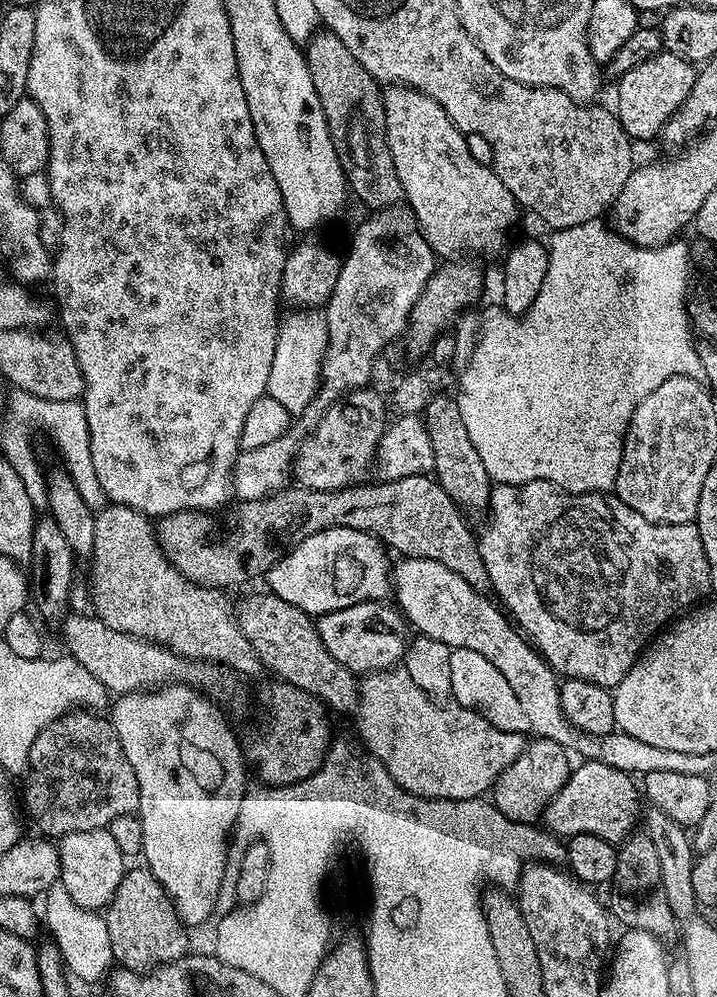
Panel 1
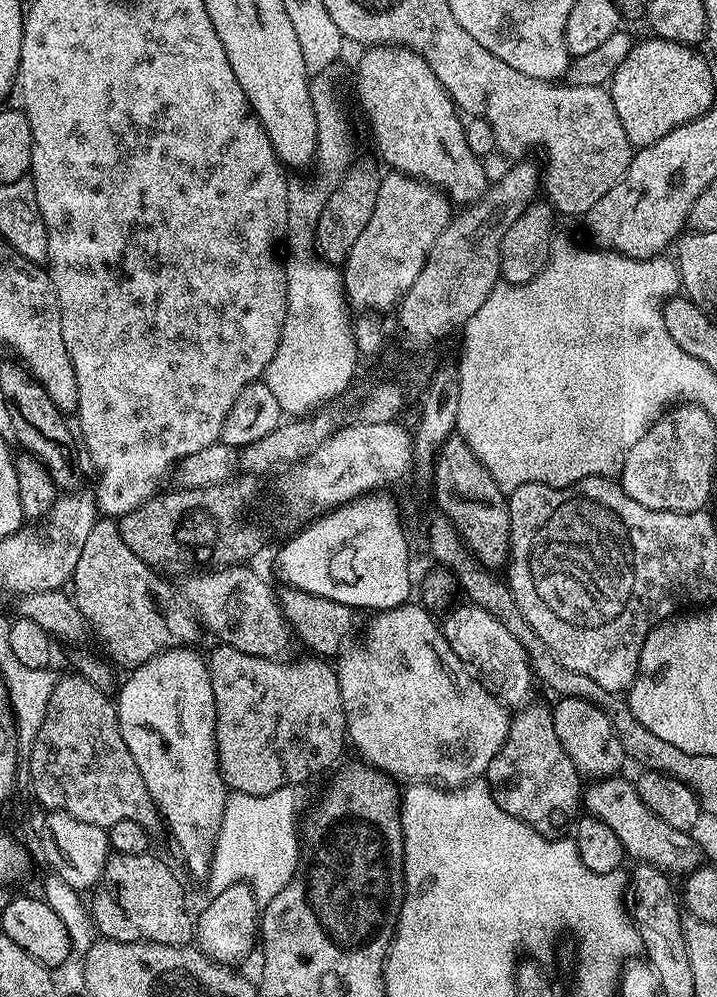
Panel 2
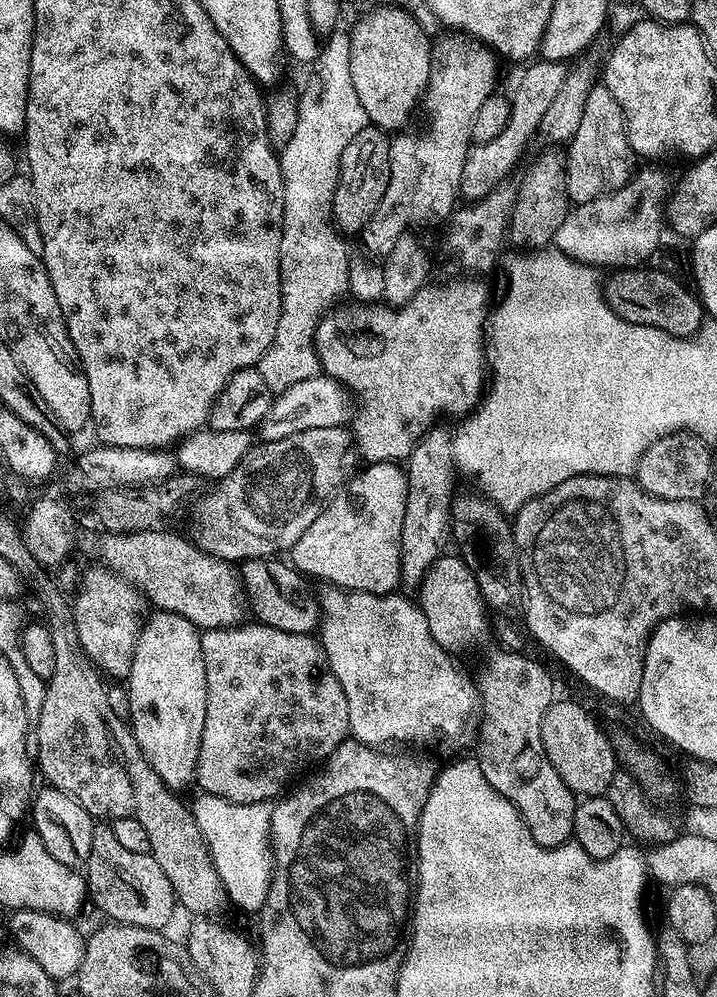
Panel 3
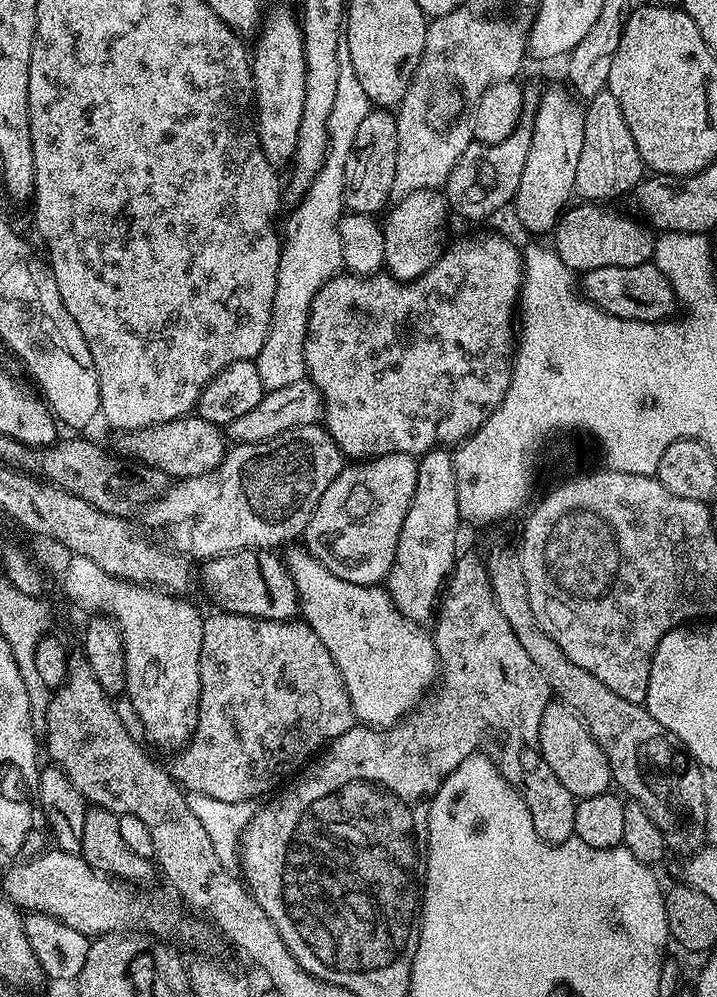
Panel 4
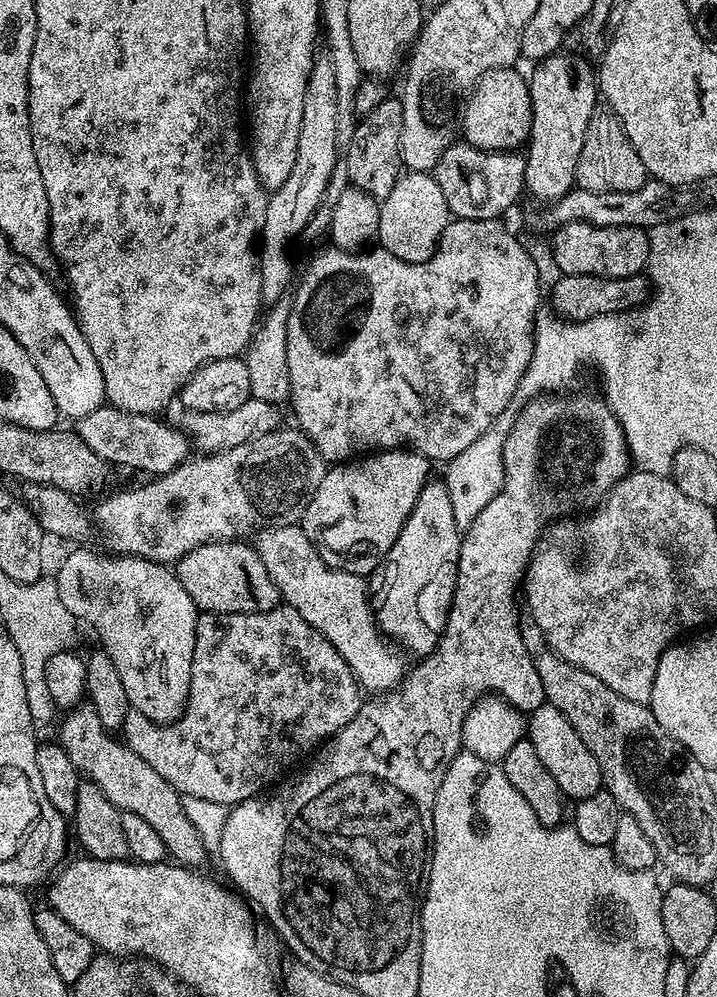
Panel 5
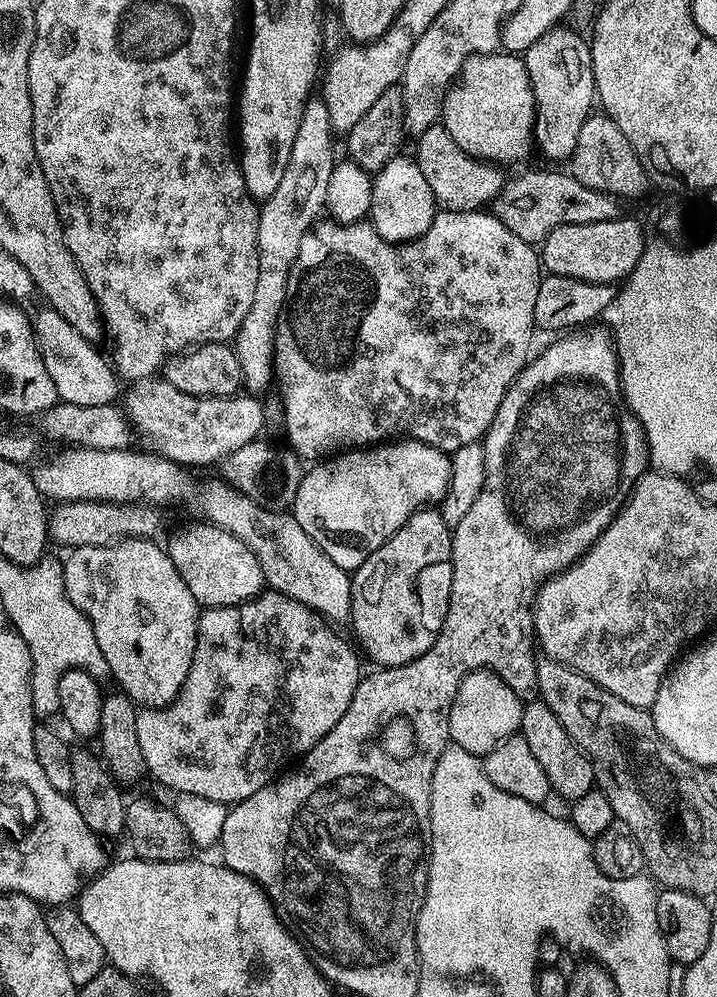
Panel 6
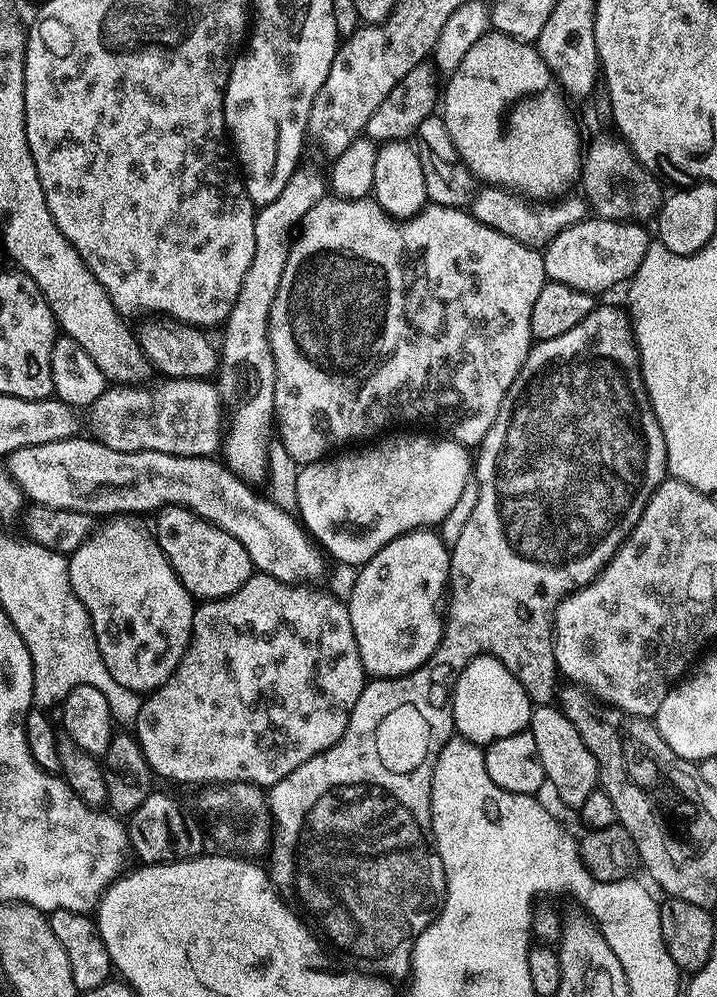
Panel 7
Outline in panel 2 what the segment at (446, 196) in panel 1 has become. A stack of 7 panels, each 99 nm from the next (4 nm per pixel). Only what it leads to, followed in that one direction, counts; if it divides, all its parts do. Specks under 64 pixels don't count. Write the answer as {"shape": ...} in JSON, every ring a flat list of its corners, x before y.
{"shape":[[376,46,369,52,356,68,356,90,387,167,443,190,453,205,481,200,490,187,485,161,466,146,465,121,428,63,410,48]]}

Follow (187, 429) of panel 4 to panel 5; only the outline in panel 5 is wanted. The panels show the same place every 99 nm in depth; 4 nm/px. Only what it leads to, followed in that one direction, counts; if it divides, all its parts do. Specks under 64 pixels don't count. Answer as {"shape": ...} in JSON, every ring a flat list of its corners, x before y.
{"shape":[[111,406,94,410,75,421,74,430,102,458,105,464,125,464,140,472,149,472,149,477,159,478,173,472,178,465,189,459,190,441,179,428,171,423,159,424,155,415,143,416,133,412,123,412]]}

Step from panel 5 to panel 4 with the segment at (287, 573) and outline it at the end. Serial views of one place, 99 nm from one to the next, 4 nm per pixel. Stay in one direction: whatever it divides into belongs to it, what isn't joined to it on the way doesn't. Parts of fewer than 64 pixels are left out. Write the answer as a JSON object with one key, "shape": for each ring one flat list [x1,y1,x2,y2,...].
{"shape":[[296,546,283,549,282,559,296,587,298,608,302,613,303,623,310,625,314,634,322,638,322,646,330,650,330,658,334,658,334,666,338,666,342,674,342,682,346,682,353,717,361,725,370,728,392,727,424,699,437,679,435,639,430,635,427,627,415,624,413,620,406,618,397,610,387,587,346,582,335,576,326,566,322,566,322,562,318,562,307,547,292,547]]}

